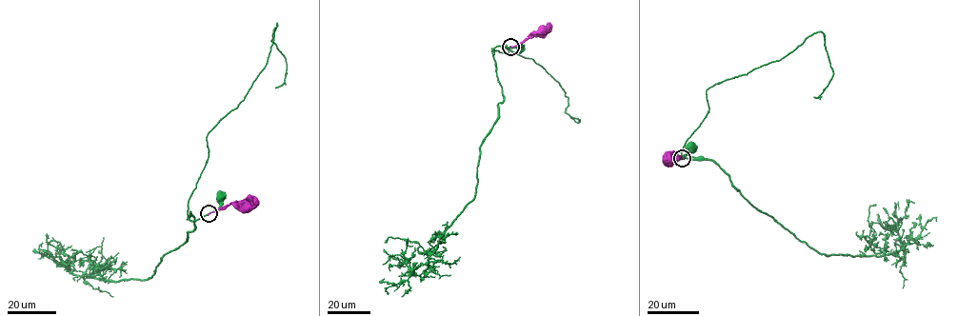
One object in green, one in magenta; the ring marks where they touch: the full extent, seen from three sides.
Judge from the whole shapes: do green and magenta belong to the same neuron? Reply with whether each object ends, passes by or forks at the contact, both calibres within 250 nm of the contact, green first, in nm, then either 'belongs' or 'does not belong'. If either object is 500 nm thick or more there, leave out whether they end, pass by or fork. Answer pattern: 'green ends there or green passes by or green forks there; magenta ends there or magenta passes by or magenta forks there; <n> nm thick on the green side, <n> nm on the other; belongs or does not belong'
green passes by; magenta ends there; 260 nm thick on the green side, 240 nm on the other; does not belong

